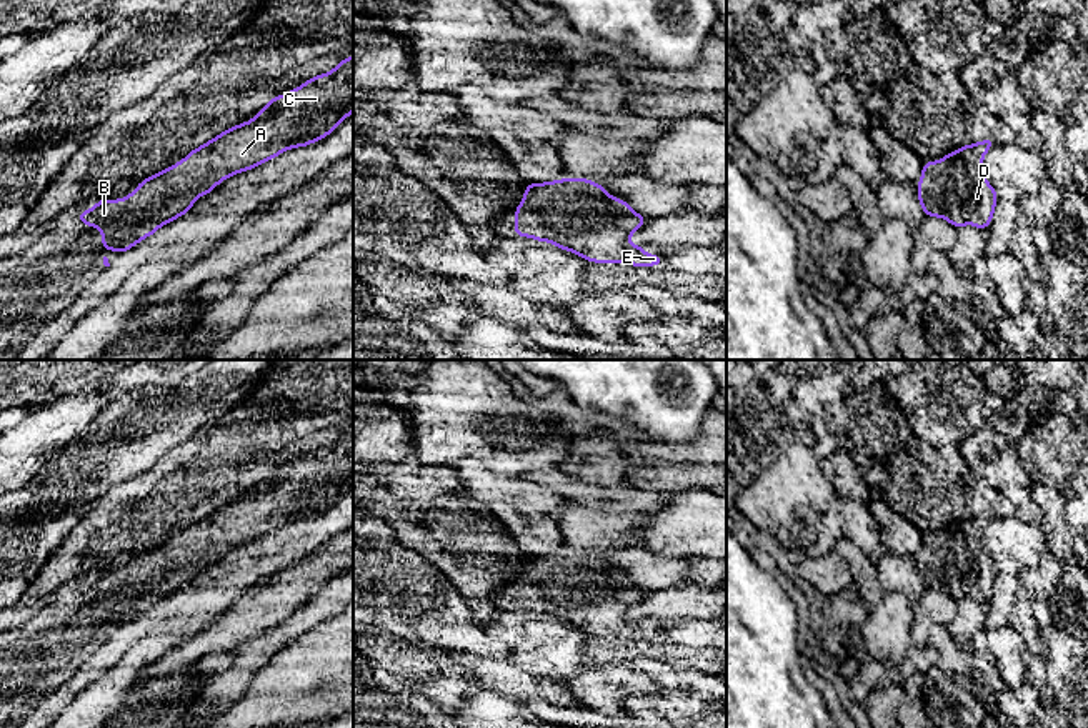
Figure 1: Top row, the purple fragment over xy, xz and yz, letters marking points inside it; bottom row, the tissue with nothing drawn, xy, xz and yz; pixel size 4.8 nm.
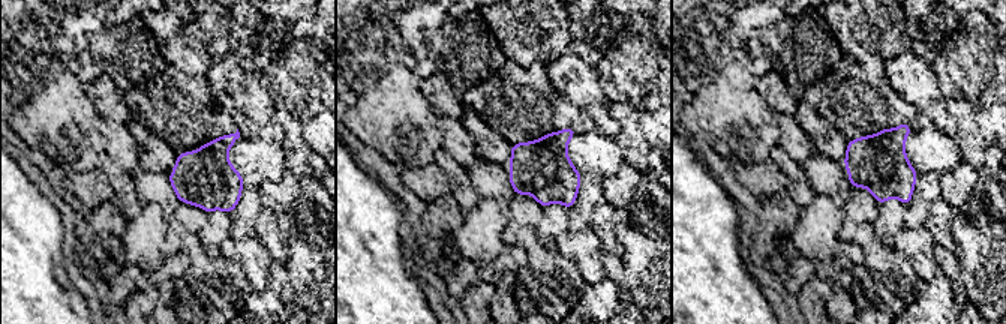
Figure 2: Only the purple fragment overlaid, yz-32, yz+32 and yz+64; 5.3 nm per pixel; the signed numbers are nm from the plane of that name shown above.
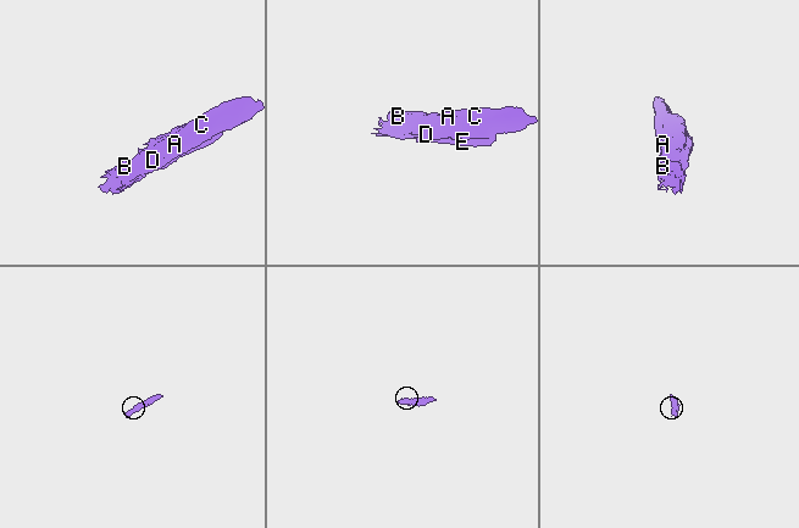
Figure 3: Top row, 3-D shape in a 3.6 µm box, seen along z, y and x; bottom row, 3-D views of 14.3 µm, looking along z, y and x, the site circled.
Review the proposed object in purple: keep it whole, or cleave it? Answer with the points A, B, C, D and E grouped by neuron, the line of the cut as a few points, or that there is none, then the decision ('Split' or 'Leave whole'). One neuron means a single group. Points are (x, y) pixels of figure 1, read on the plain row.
Groups: A B C D E. No split. Leave whole

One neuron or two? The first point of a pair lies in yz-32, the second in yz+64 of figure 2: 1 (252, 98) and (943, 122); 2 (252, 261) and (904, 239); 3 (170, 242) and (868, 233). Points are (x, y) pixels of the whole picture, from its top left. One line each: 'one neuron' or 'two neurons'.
1: one neuron
2: one neuron
3: two neurons

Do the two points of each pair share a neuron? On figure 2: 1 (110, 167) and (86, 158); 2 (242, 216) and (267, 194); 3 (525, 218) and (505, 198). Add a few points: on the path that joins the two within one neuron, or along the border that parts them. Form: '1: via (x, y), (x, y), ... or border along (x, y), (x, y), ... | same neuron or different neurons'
1: border along (104, 150), (96, 165) | different neurons
2: border along (258, 185), (258, 197), (263, 207) | different neurons
3: border along (516, 195), (507, 212) | different neurons

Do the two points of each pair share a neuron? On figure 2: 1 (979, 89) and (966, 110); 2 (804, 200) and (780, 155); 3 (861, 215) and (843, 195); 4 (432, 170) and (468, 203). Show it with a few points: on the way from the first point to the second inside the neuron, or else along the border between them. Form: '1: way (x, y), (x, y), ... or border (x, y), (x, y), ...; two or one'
1: border (960, 95), (976, 111); two
2: way (799, 189), (795, 174), (787, 165); one
3: border (853, 188), (843, 204); two
4: border (434, 159), (446, 174), (450, 191); two

